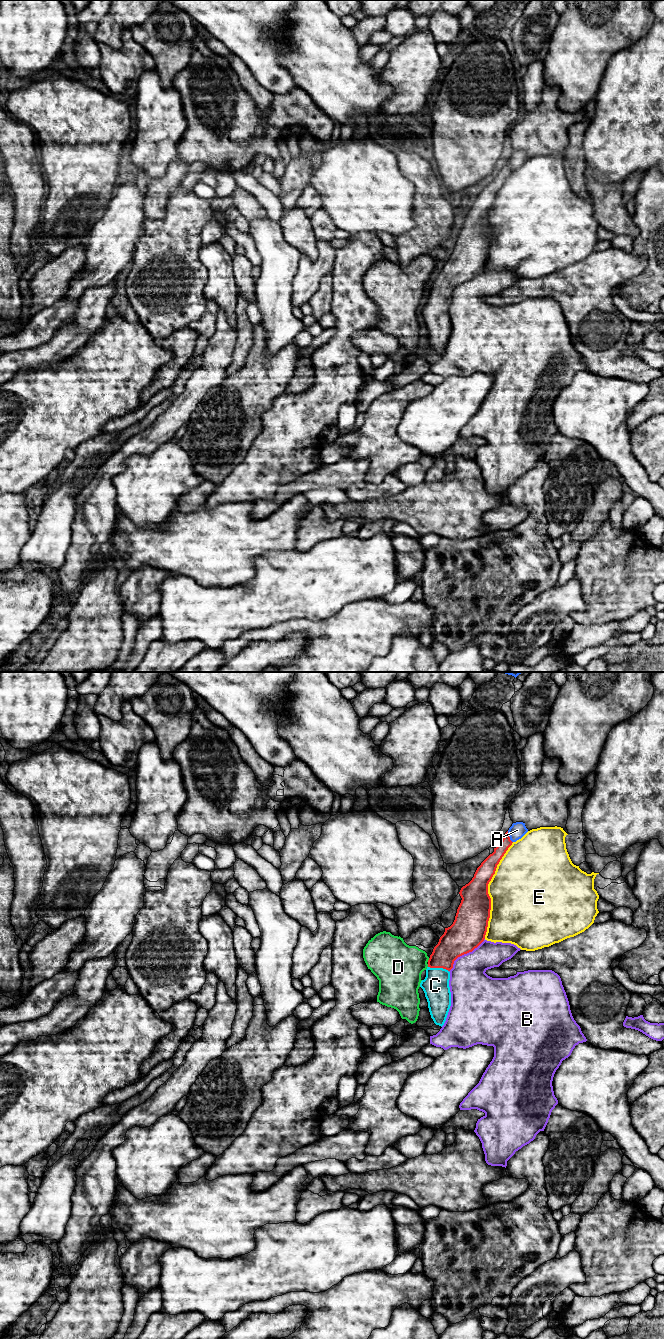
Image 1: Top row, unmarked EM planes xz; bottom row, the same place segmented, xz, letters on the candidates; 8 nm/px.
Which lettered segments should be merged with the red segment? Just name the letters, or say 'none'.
C

